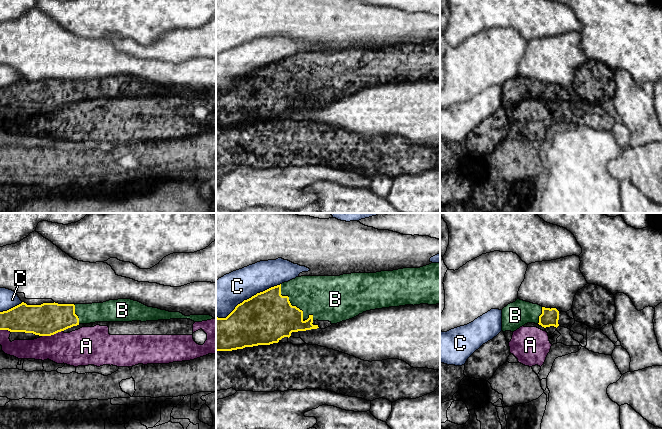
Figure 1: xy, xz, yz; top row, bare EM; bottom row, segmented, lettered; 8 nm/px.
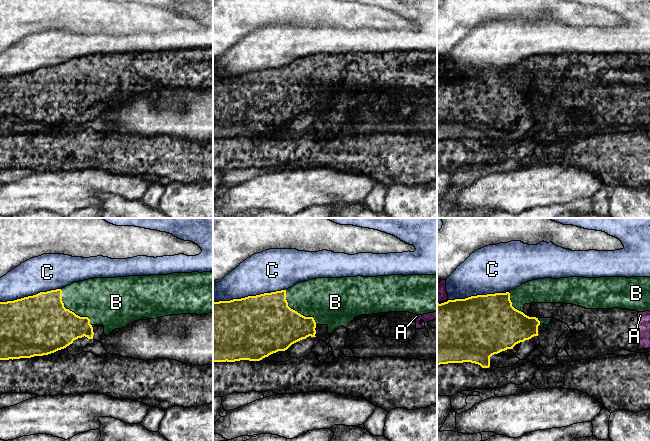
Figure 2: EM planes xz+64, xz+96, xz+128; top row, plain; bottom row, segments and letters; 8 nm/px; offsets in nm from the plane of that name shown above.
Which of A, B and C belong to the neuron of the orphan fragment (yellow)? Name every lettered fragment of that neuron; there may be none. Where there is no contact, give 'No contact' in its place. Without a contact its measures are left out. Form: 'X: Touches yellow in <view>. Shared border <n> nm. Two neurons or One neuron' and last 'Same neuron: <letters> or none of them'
A: Touches yellow in xy. Shared border 180 nm. Two neurons
B: Touches yellow in xz. Shared border 340 nm. One neuron
C: Touches yellow in xz. Shared border 600 nm. Two neurons
Same neuron: B

